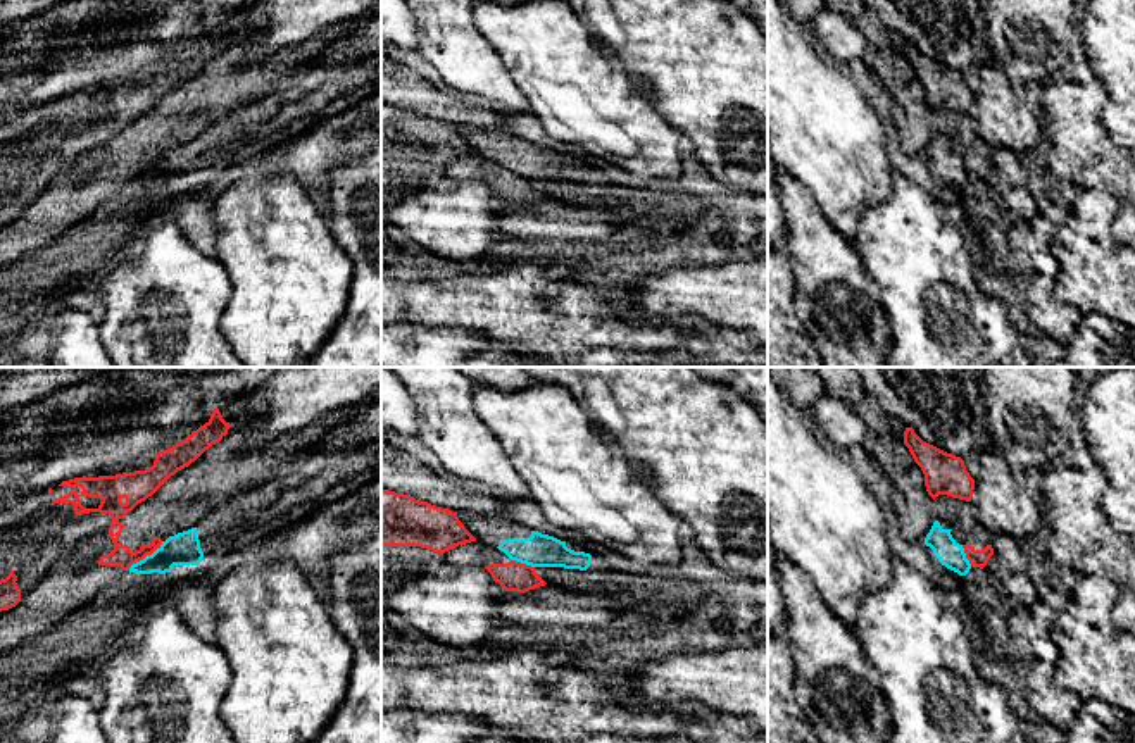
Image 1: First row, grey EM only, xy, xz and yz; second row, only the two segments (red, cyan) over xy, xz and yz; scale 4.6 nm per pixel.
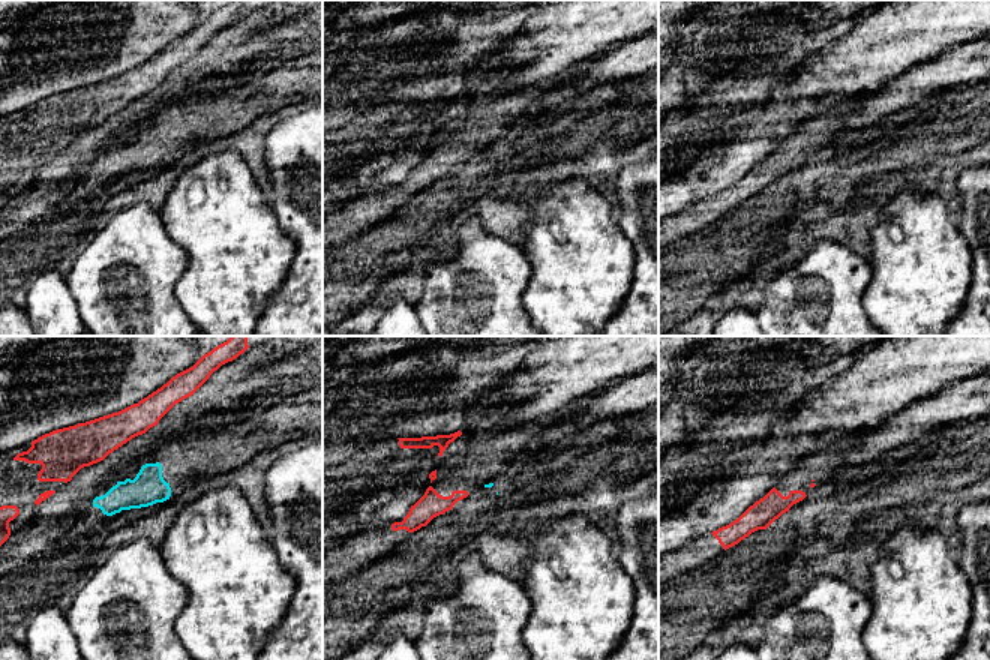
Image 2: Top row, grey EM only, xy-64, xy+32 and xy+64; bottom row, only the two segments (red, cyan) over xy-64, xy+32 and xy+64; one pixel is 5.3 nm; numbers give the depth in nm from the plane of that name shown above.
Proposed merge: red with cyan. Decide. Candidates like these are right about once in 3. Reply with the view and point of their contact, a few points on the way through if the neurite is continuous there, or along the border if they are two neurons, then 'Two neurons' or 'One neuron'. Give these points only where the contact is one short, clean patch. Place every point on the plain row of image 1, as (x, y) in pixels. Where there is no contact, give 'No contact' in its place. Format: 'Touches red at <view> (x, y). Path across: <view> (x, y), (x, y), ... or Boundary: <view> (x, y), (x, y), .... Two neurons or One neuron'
Touches red at xy (145, 169). Boundary: xy (163, 156), (128, 183). Two neurons

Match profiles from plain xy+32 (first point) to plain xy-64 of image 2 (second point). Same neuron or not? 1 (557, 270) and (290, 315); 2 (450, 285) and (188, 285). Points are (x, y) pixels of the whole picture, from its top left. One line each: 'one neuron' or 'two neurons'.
1: two neurons
2: two neurons

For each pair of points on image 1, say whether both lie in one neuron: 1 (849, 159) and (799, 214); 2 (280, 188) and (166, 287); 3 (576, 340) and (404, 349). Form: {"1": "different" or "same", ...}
{"1": "different", "2": "different", "3": "different"}

